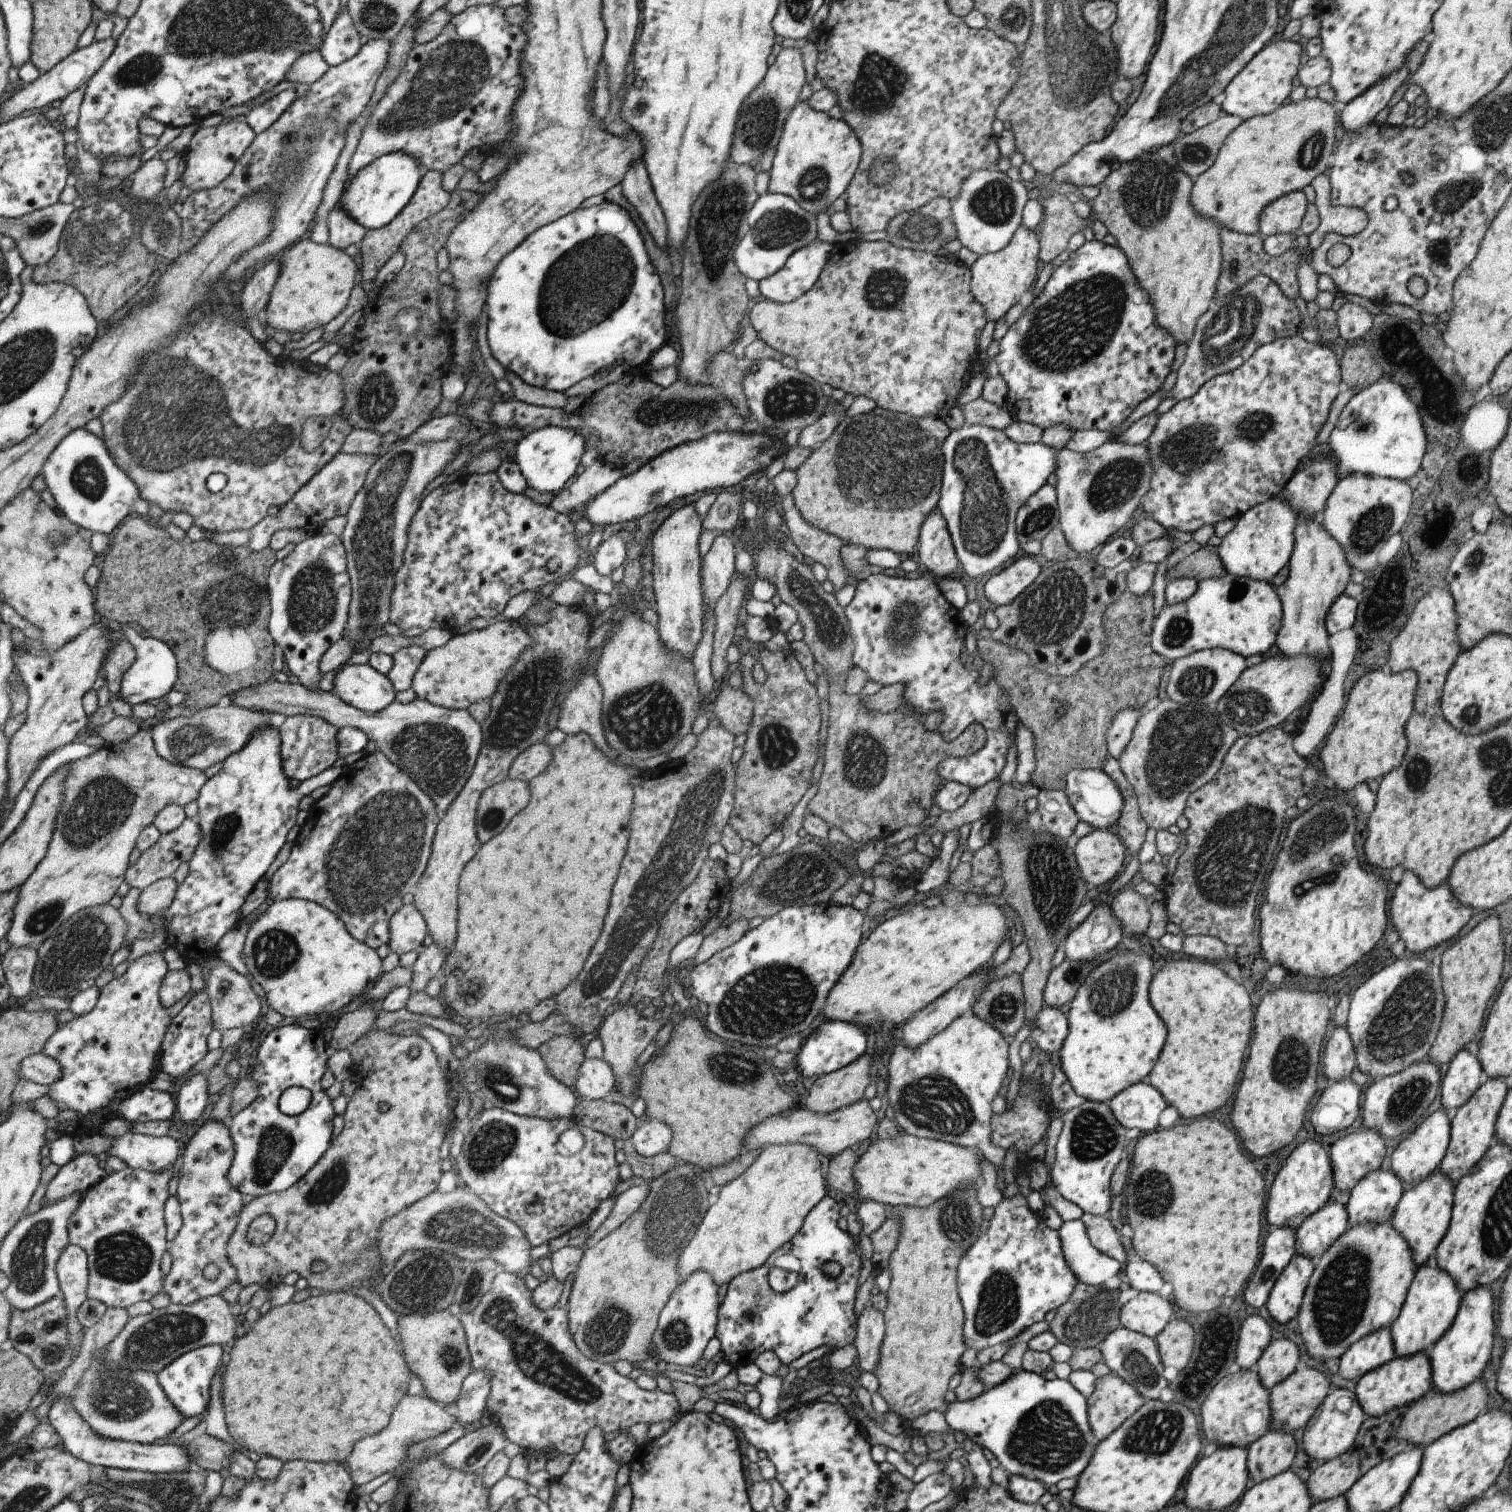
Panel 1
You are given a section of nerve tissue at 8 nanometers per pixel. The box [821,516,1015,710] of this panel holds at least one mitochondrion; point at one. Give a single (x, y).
(896, 630)

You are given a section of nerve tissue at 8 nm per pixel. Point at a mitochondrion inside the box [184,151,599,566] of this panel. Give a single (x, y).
(377, 398)

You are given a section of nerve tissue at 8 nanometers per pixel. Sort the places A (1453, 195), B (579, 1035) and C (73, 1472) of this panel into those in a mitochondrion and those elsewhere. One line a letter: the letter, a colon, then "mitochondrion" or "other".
A: mitochondrion
B: other
C: other

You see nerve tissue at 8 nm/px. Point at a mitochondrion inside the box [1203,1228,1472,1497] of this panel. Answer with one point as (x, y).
(1343, 1290)

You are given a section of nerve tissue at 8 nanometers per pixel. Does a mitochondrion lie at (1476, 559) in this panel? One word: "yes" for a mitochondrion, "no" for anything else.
yes

